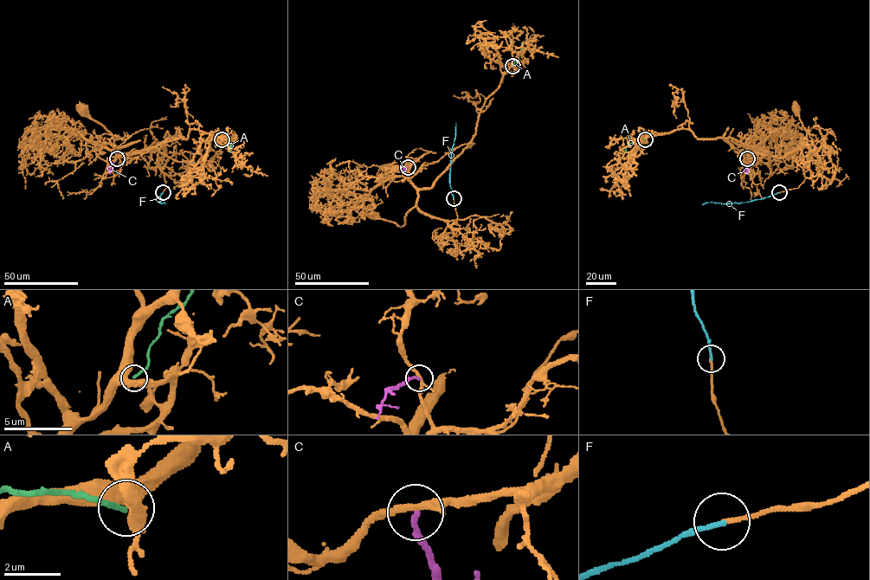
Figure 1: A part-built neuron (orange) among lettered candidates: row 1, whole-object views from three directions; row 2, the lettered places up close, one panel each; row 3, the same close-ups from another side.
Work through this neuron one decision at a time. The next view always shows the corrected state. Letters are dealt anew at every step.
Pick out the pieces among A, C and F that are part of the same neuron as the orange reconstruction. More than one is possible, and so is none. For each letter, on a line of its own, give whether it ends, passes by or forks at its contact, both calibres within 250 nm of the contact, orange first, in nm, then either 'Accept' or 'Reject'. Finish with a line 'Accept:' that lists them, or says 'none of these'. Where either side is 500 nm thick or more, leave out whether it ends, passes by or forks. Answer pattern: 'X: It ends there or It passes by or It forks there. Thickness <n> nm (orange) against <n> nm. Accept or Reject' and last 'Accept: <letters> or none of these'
A: It ends there. Thickness 400 nm (orange) against 170 nm. Reject
C: It ends there. Thickness 200 nm (orange) against 200 nm. Reject
F: It ends there. Thickness 160 nm (orange) against 160 nm. Accept
Accept: F

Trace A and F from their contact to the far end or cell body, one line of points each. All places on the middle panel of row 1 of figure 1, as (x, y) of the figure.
A: (512, 66), (520, 48)
F: (454, 198), (449, 182), (456, 123)

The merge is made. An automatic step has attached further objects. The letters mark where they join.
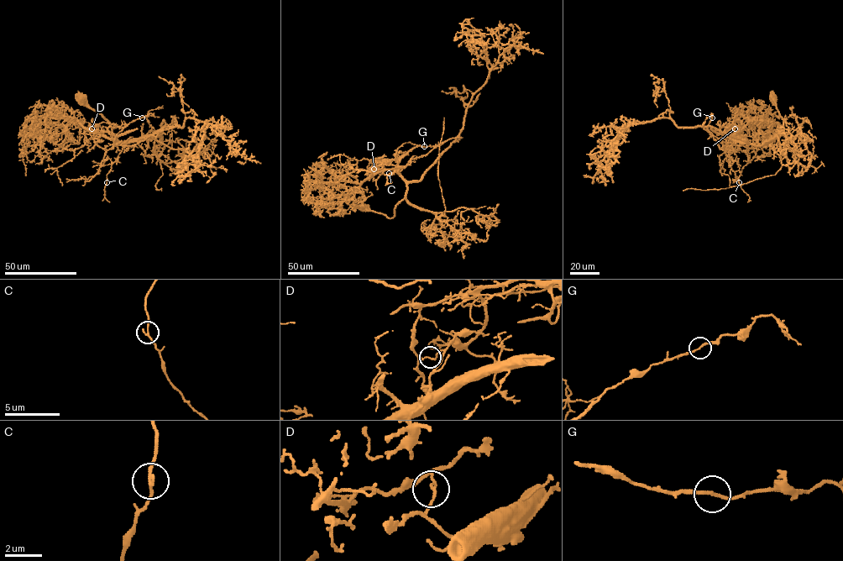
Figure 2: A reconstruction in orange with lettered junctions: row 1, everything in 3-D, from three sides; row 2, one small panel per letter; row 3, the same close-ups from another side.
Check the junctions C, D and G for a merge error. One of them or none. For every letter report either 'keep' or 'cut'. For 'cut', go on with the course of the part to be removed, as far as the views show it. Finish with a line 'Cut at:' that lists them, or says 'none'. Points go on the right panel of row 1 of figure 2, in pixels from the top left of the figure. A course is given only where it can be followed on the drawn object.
C: keep
D: cut; course (735, 128), (734, 131), (740, 133), (746, 127)
G: keep
Cut at: D

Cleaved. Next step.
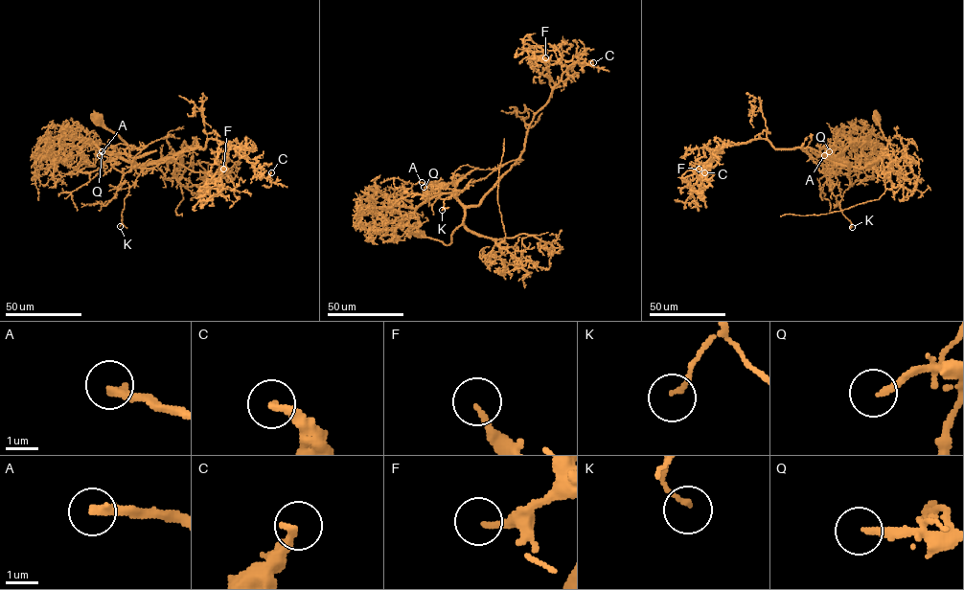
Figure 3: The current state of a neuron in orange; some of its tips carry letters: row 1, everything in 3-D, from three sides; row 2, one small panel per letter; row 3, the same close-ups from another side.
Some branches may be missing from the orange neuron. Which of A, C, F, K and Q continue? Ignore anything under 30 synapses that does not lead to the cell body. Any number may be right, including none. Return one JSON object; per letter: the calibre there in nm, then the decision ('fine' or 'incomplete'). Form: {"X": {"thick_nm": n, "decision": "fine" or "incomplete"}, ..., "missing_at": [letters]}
{"A": {"thick_nm": 280, "decision": "incomplete"}, "C": {"thick_nm": 280, "decision": "fine"}, "F": {"thick_nm": 180, "decision": "fine"}, "K": {"thick_nm": 130, "decision": "fine"}, "Q": {"thick_nm": 200, "decision": "incomplete"}, "missing_at": ["A", "Q"]}

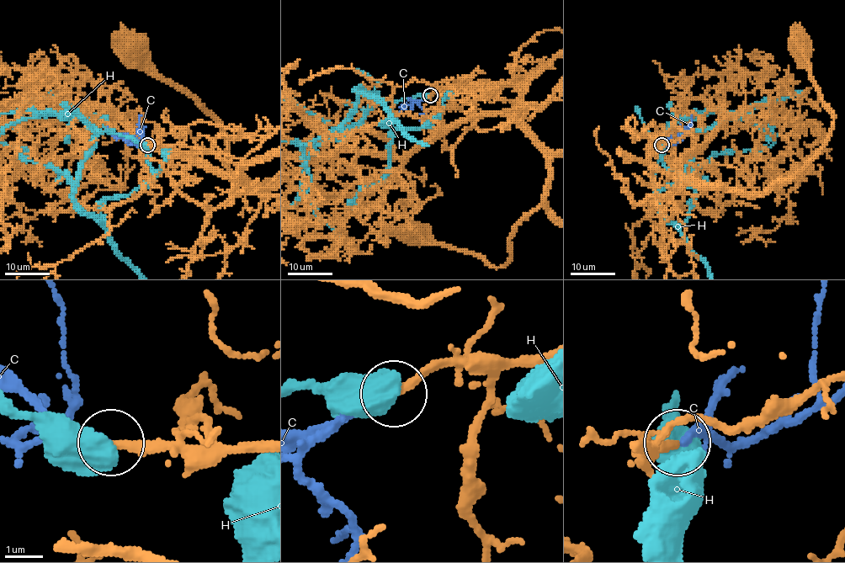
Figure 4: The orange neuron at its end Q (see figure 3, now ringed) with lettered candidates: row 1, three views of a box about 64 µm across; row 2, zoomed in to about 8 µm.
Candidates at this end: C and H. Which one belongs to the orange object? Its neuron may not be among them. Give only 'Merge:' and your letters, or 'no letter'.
Merge: C

